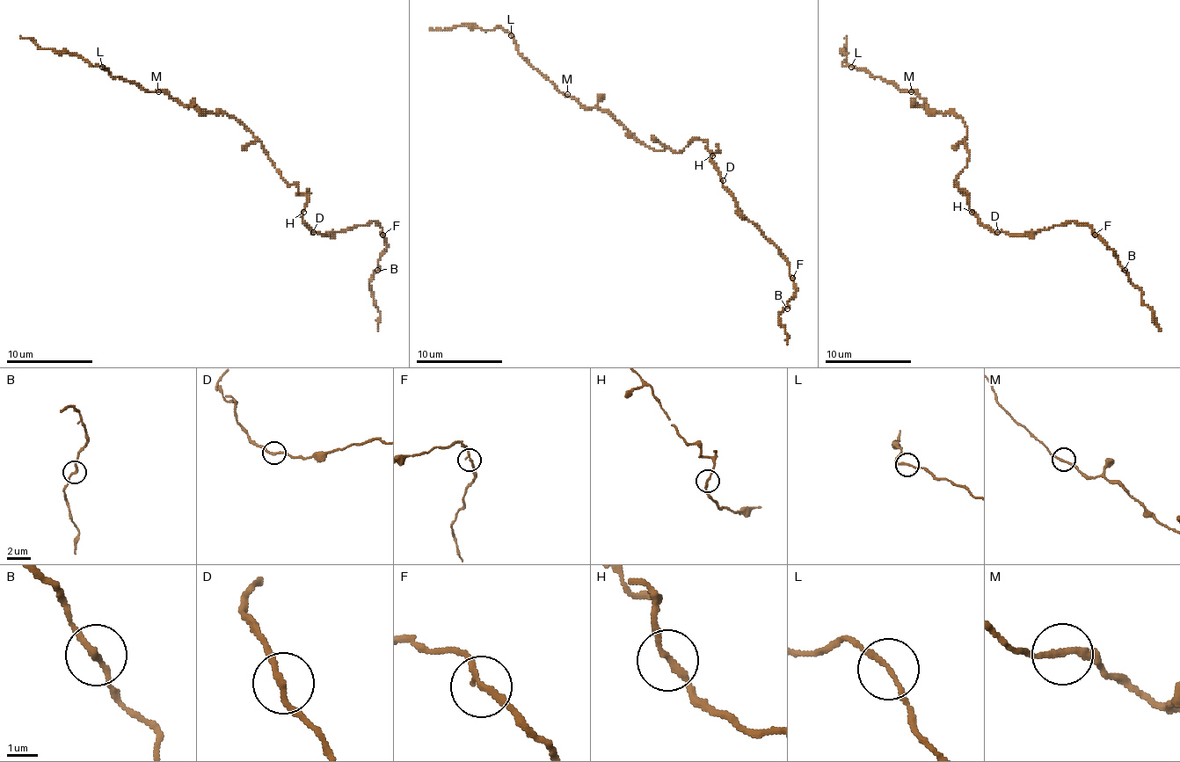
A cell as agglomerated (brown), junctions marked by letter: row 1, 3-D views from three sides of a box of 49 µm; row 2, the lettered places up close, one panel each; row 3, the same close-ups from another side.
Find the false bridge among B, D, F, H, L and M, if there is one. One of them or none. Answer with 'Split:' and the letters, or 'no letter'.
Split: no letter

